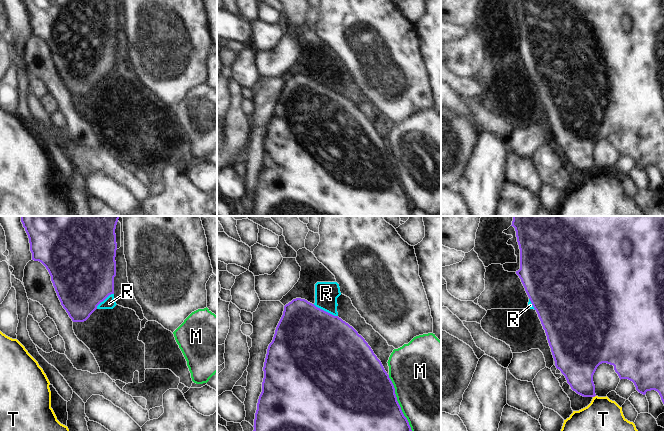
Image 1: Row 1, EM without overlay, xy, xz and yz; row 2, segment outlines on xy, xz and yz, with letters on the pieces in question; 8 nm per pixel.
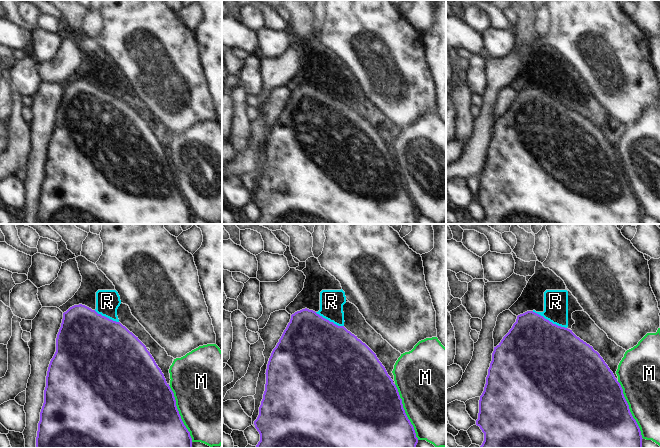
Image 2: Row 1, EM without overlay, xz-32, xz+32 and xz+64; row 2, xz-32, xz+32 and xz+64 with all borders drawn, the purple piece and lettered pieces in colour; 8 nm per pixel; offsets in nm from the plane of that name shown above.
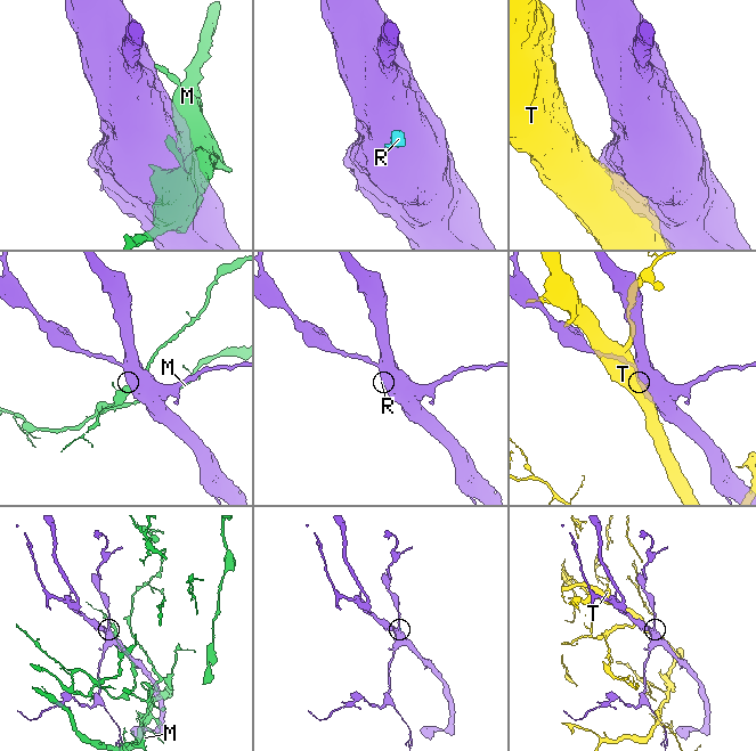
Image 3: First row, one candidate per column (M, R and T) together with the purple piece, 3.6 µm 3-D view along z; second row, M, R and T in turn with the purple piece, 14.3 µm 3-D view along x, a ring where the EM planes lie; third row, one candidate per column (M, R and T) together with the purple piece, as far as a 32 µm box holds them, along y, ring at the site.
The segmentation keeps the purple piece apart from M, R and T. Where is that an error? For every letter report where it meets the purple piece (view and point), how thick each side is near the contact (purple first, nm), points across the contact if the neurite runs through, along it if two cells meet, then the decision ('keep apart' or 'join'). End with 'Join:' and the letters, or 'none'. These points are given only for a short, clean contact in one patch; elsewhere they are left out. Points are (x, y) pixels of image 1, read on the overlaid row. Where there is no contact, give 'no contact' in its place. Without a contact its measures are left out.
M: contact xz (398, 403); calibres 460 and 500 nm; keep apart
R: contact xz (325, 311); calibres 500 and 190 nm; way xz (308, 337), (317, 328), (325, 311), (326, 293); join
T: contact yz (594, 396); calibres 240 and 280 nm; keep apart
Join: R

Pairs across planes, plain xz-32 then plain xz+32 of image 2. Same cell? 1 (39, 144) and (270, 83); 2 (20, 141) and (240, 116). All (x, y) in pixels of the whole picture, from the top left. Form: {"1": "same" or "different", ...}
{"1": "different", "2": "same"}

